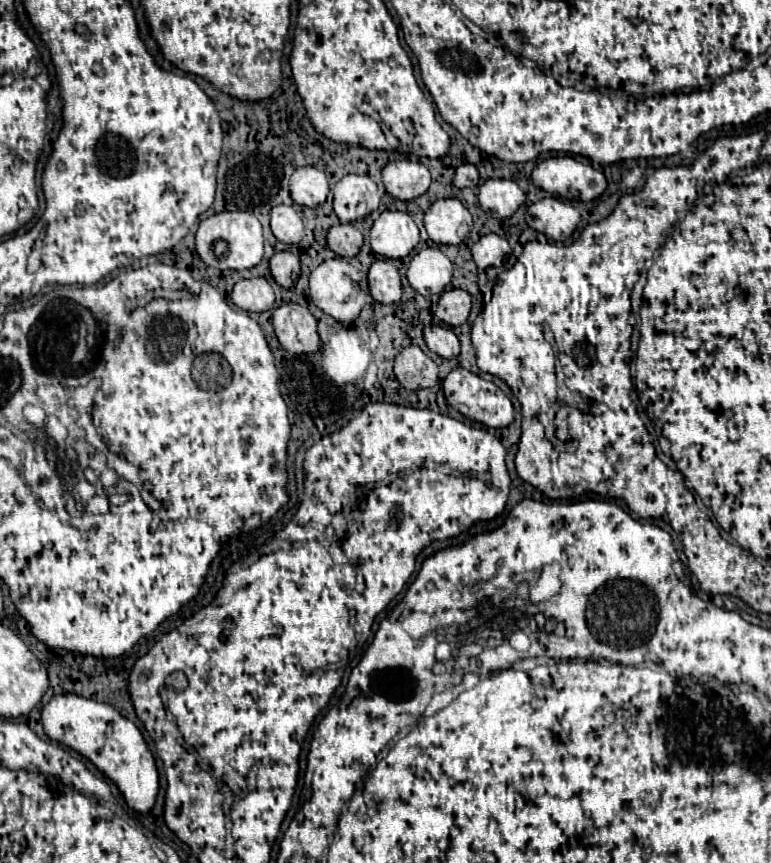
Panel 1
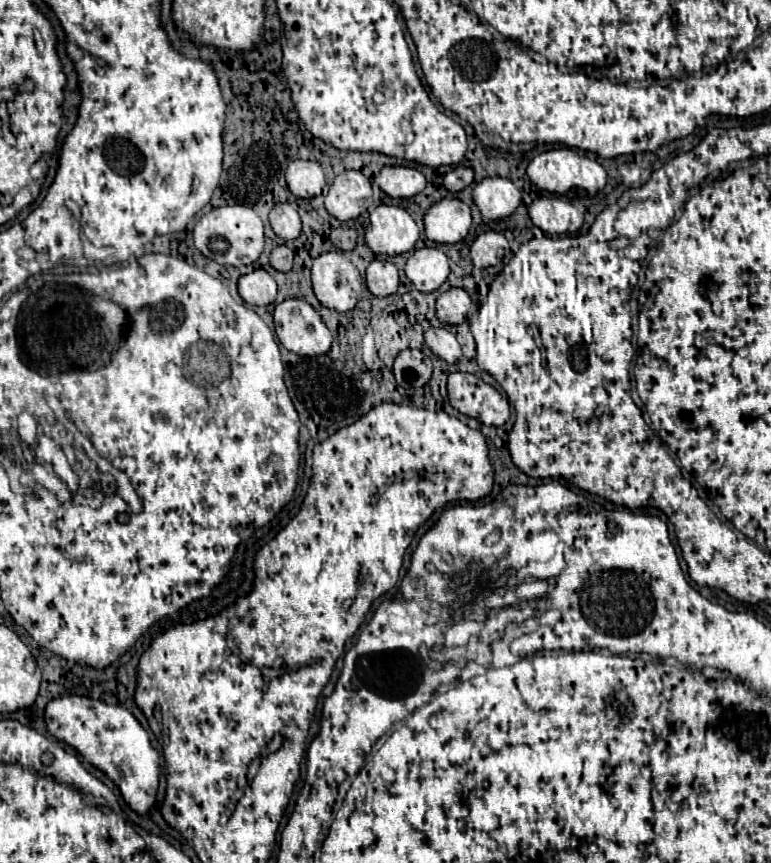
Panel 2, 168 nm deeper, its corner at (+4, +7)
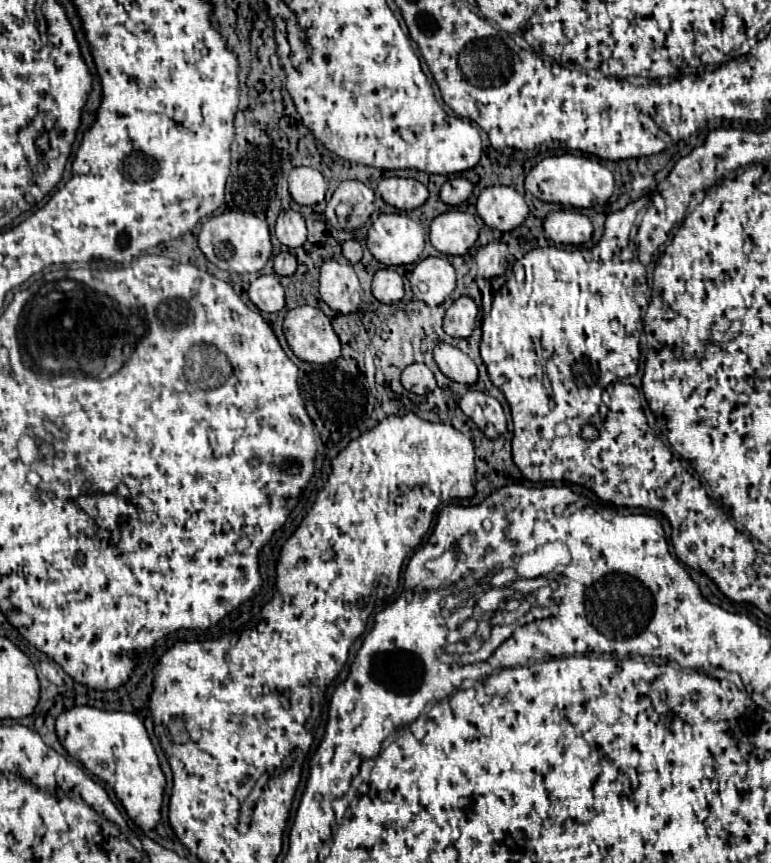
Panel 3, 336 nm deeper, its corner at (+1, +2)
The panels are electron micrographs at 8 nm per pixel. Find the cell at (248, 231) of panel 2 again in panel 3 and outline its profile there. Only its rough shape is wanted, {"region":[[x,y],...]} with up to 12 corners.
{"region":[[225,212],[203,222],[199,248],[217,268],[259,272],[267,222]]}

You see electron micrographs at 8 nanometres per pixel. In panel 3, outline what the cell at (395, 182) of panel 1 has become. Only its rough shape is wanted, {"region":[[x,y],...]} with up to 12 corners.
{"region":[[385,178],[379,194],[397,210],[413,210],[429,198],[413,178]]}

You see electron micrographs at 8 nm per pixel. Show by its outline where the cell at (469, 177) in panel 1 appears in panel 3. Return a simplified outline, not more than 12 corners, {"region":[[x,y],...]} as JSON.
{"region":[[451,176],[439,192],[447,206],[459,206],[473,194],[467,178]]}

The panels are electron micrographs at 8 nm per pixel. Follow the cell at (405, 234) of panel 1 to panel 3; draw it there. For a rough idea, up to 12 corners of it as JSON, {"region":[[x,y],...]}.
{"region":[[381,214],[367,234],[385,266],[417,262],[423,228],[407,214]]}

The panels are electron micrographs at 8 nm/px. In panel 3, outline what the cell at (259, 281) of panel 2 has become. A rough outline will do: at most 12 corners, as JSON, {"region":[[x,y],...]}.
{"region":[[275,274],[259,276],[249,298],[261,312],[285,308],[285,290]]}

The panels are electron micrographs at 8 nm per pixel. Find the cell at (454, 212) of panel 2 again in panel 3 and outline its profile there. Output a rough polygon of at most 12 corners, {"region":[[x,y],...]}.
{"region":[[451,210],[431,222],[431,244],[463,256],[479,236],[473,214]]}

